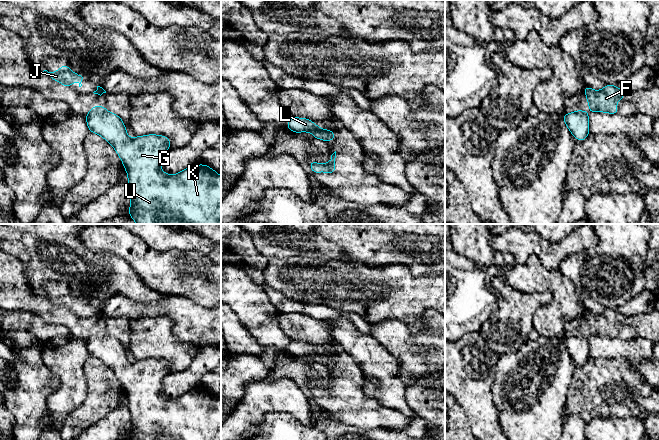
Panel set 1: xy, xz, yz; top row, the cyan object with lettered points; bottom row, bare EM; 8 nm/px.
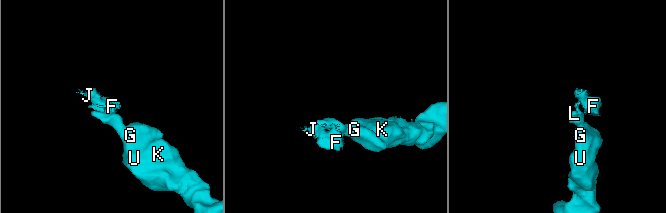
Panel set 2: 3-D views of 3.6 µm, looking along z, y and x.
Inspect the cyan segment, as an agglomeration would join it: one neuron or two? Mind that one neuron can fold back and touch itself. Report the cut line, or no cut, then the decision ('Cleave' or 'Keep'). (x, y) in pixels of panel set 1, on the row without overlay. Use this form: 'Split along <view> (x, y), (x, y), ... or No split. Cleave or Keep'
Split along xy (107, 335), (91, 336), (89, 338). Cleave

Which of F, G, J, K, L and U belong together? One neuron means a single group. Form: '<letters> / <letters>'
F J / G K L U

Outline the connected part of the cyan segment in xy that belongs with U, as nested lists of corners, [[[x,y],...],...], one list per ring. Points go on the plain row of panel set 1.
[[[111,336],[91,337],[85,339],[85,342],[89,355],[102,360],[121,382],[131,416],[129,440],[221,440],[221,401],[217,395],[201,388],[188,391],[175,399],[164,397],[161,389],[164,377],[170,374],[171,365],[168,361],[149,358],[130,363],[122,343]]]

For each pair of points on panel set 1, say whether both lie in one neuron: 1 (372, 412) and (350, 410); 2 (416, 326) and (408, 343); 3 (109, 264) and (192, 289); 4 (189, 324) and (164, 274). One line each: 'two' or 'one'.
1: one
2: two
3: two
4: two

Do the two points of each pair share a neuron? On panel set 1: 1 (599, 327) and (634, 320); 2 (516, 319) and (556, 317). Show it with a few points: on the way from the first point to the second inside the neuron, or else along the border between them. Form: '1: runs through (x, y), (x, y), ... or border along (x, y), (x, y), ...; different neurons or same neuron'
1: border along (624, 317), (624, 322), (630, 324), (638, 335); different neurons
2: border along (549, 302), (536, 310), (533, 328); different neurons

